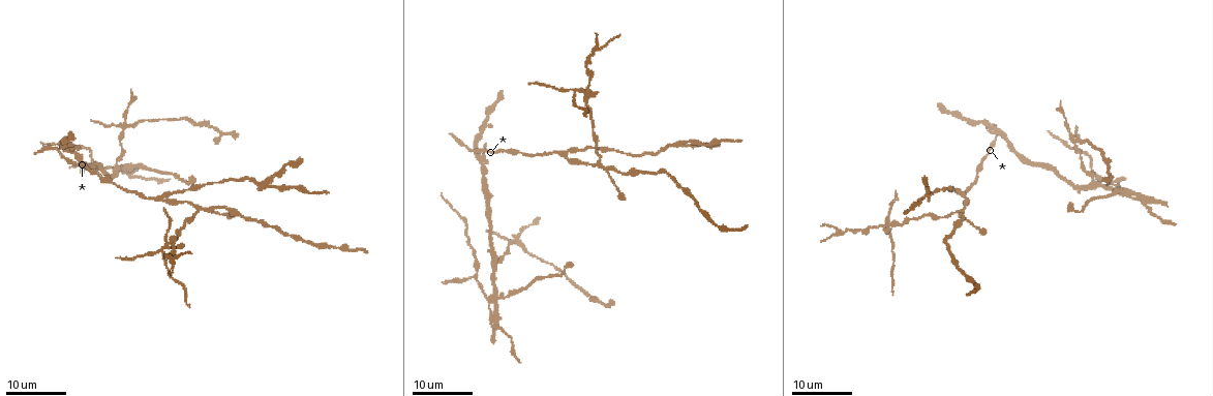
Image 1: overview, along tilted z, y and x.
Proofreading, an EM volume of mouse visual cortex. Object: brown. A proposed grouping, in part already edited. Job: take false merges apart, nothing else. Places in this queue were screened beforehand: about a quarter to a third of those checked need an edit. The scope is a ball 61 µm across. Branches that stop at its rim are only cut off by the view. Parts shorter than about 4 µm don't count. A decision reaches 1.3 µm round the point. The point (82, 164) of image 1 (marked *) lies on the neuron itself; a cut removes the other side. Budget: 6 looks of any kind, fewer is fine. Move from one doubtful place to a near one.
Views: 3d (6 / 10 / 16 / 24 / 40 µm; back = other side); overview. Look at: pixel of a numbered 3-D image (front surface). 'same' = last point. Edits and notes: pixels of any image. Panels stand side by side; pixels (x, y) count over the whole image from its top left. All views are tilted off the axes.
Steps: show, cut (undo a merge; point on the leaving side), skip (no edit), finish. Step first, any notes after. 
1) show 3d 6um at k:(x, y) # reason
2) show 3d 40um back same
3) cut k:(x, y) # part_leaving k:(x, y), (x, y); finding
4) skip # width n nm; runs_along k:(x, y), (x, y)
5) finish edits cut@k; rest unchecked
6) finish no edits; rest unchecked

show 3d 24um at 1:(609, 172) # side arm on a straight run

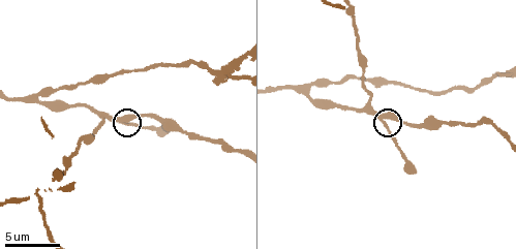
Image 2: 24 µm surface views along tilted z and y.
show 3d 10um at 2:(384, 124) # closer look

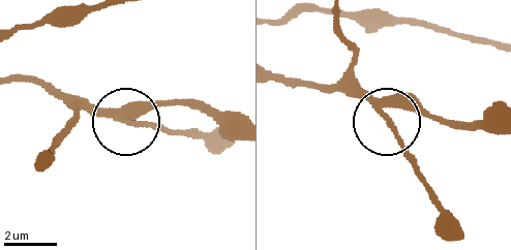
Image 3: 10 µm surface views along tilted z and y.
skip # runs_along 3:(17, 79), (175, 132); all the same neuron

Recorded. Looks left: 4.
show 3d 6um at 2:(53, 180) # thin arm on a thick one

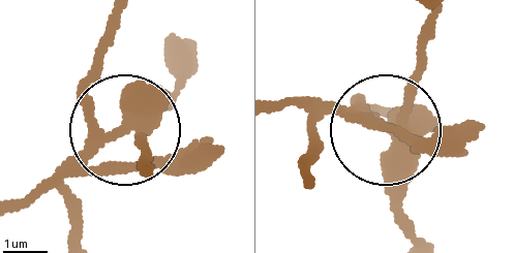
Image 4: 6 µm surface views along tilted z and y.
cut 4:(63, 162) # two neurons meet here

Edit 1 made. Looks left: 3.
show overview

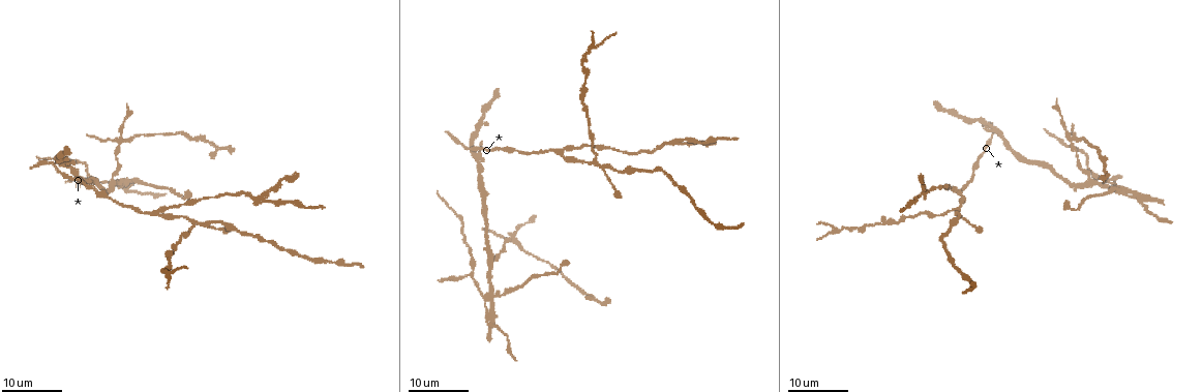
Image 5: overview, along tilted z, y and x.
show 3d 16um at 5:(1070, 139) # looks like a crossing

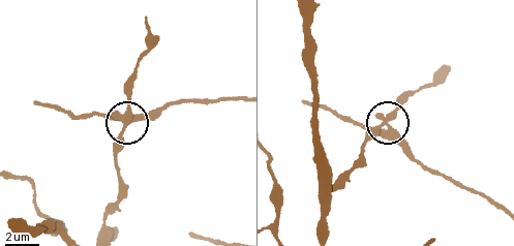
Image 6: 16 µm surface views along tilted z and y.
show 3d 10um at 6:(391, 125)

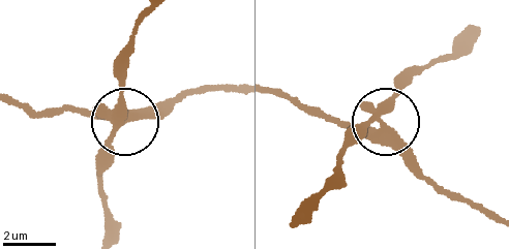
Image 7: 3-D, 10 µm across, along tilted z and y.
cut 7:(77, 109) # arms 5; part_leaving 7:(114, 116), (162, 112), (208, 88), (237, 87); two neurons meet here

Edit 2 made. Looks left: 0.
finish edits cut@4, cut@7; rest unchecked

